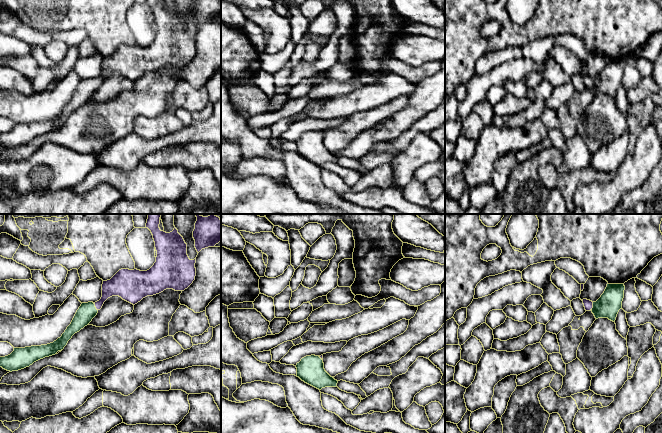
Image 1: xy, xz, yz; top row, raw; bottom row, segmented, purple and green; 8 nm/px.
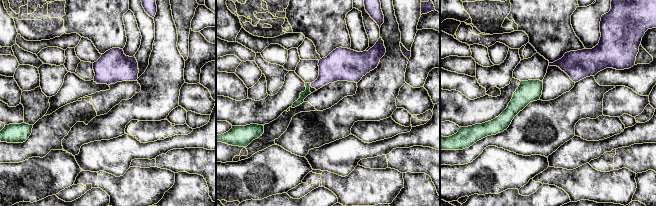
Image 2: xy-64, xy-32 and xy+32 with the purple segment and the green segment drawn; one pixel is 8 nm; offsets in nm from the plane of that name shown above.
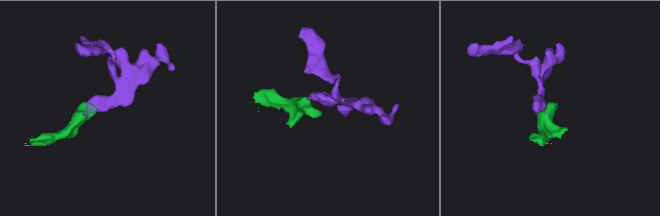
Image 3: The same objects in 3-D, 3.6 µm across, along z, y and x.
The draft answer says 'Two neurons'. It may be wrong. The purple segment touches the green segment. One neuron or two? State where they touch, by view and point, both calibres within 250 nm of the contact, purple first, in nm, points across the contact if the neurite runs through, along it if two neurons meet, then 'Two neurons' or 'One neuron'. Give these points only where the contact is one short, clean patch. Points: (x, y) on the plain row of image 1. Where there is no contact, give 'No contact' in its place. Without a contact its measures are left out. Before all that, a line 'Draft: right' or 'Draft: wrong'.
Draft: wrong
Touches purple at yz (592, 82). Thickness 70 nm (purple) against 190 nm. Path across: yz (588, 80), (592, 82), (608, 81). One neuron

